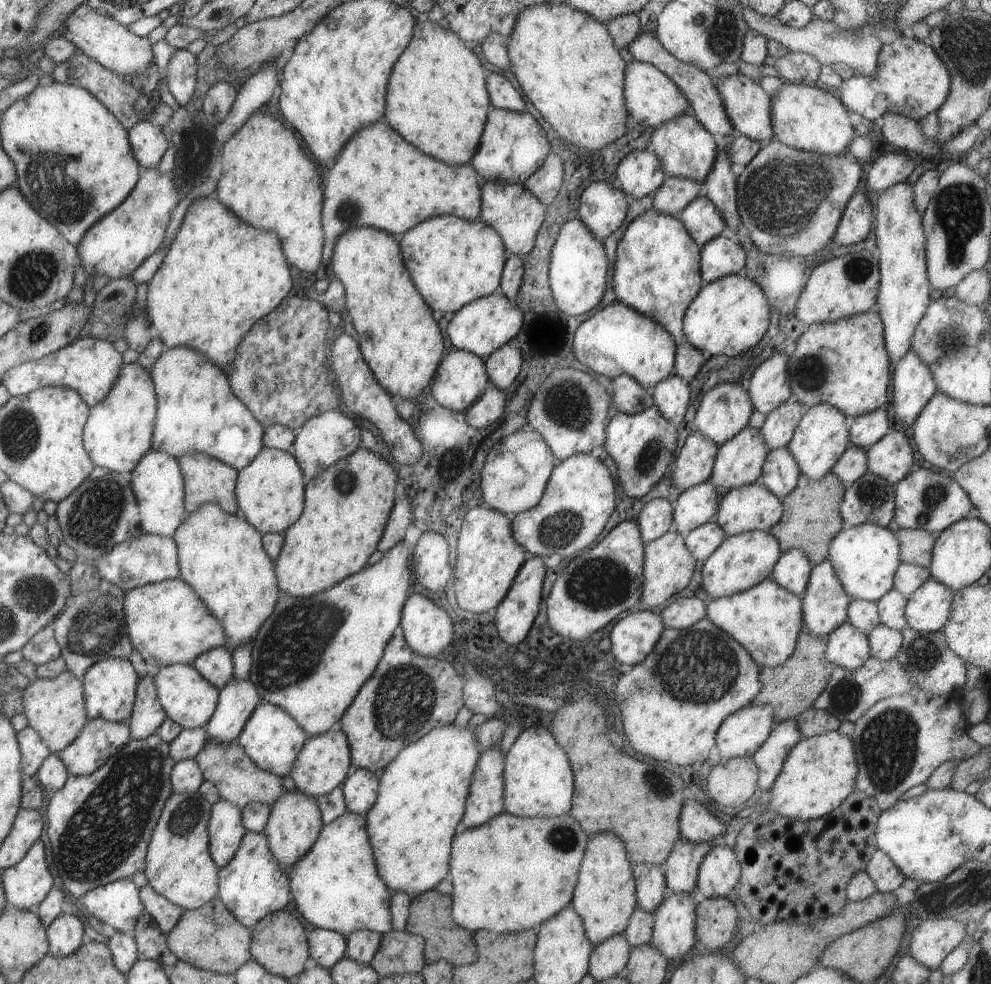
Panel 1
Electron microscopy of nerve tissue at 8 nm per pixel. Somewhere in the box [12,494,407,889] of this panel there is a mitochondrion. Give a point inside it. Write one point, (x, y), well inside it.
(106, 829)

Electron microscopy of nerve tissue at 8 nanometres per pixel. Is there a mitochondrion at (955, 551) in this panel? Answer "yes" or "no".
no

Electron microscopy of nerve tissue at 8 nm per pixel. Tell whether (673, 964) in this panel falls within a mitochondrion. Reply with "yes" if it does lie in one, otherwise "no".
no

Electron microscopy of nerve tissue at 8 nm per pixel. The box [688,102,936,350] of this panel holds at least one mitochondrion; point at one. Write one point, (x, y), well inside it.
(783, 196)

